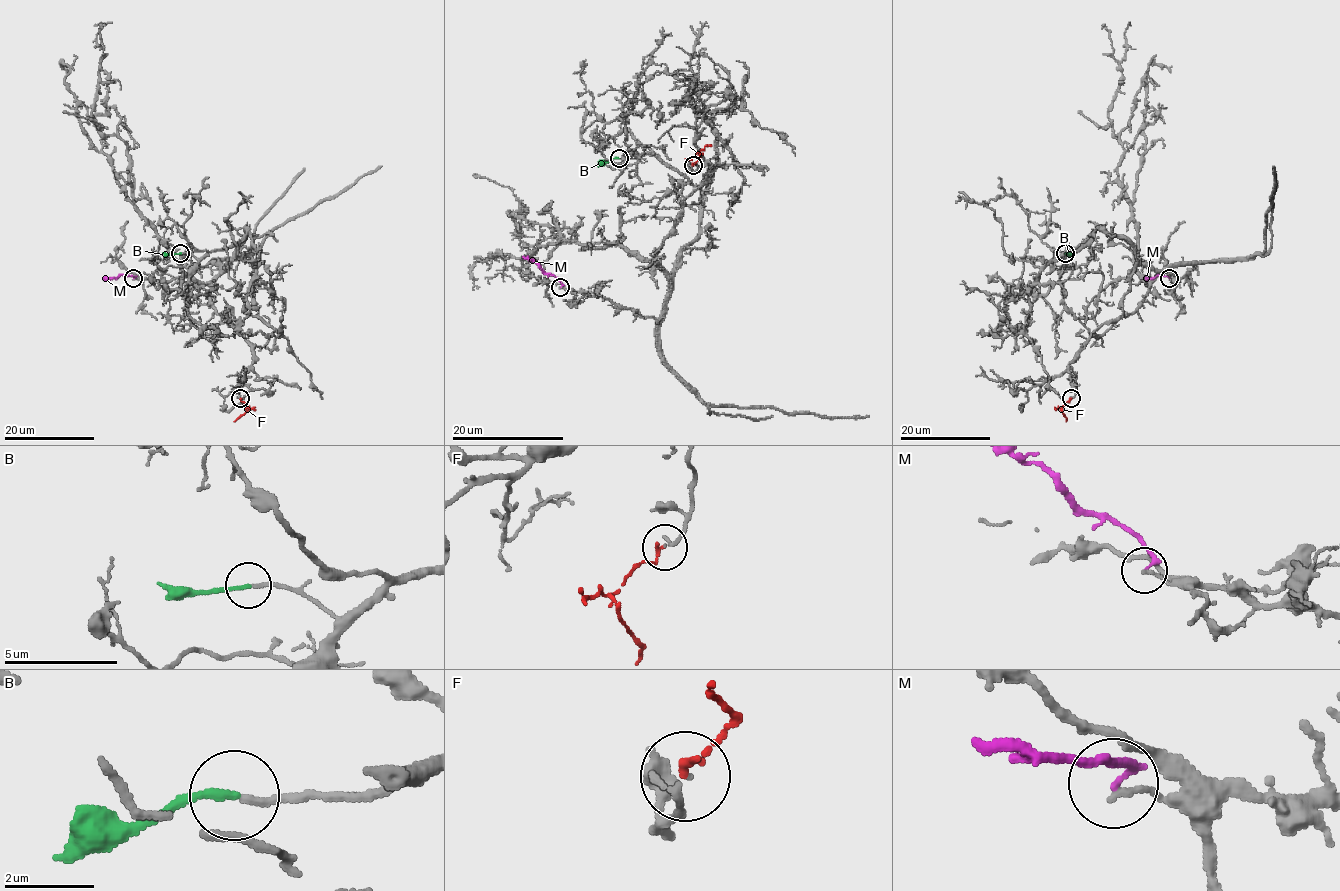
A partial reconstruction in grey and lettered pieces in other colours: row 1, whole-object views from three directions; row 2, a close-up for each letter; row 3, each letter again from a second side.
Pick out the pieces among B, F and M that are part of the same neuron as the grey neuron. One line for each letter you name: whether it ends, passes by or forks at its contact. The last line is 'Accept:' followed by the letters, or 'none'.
B: it ends there
F: it ends there
Accept: B, F

